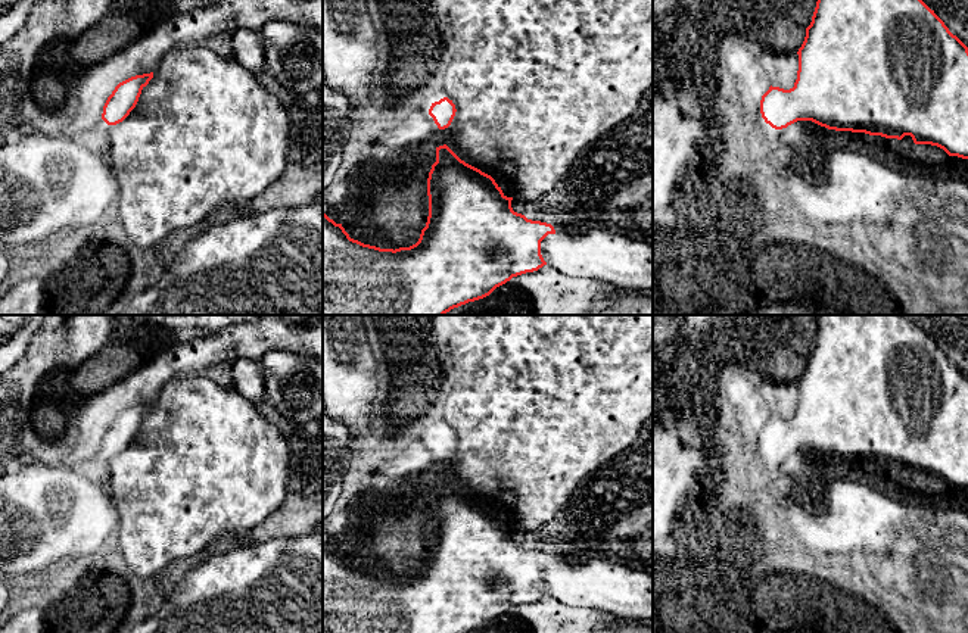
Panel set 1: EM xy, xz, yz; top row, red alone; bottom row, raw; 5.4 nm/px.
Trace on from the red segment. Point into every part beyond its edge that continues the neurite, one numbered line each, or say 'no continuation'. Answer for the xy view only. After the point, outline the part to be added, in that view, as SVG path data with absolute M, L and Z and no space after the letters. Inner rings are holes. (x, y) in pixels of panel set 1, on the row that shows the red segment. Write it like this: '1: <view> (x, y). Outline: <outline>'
1: xy (96, 139). Outline: M102 118L91 127L81 131L80 146L99 158L113 171L111 159L111 134L116 125L108 125ZM116 124L118 125L118 124Z

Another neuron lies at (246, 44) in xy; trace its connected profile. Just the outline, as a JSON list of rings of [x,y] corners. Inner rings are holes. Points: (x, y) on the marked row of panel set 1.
[[[242,28],[233,32],[230,43],[236,62],[256,77],[265,74],[265,53],[261,32]]]

